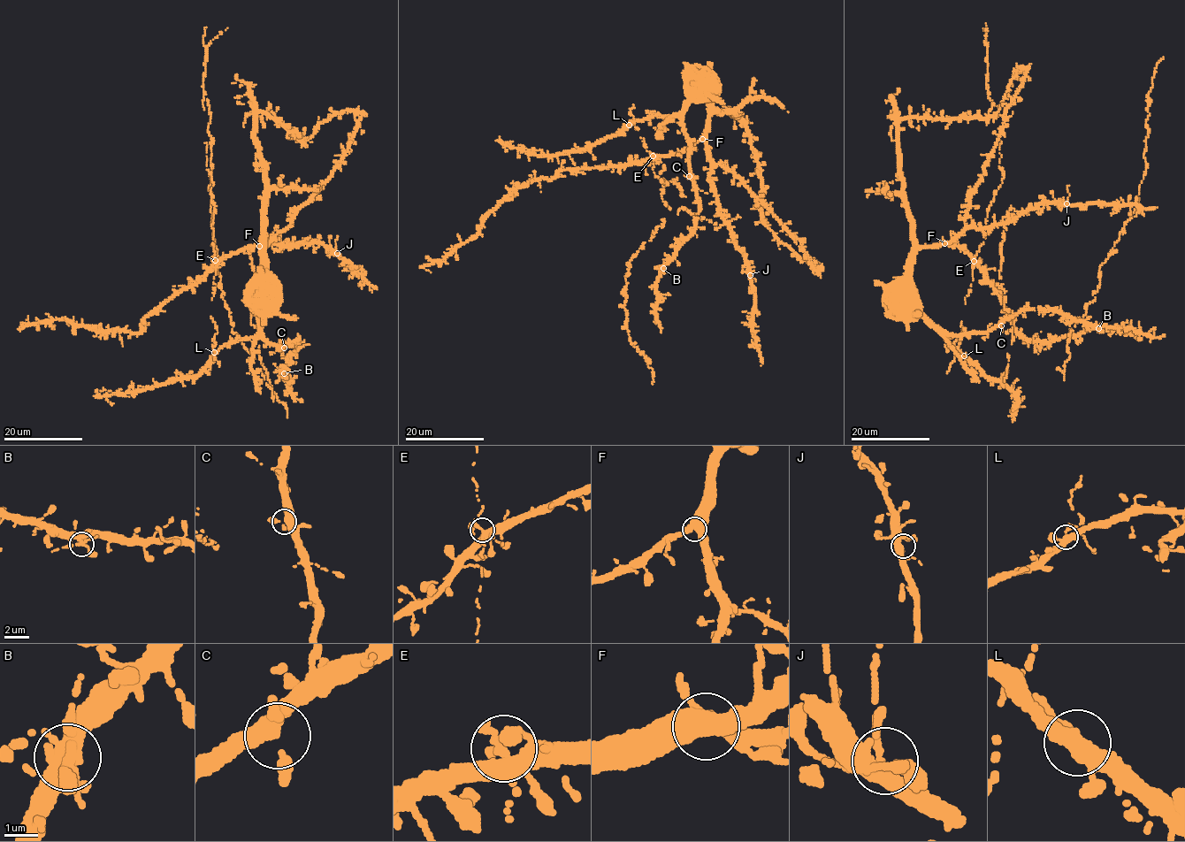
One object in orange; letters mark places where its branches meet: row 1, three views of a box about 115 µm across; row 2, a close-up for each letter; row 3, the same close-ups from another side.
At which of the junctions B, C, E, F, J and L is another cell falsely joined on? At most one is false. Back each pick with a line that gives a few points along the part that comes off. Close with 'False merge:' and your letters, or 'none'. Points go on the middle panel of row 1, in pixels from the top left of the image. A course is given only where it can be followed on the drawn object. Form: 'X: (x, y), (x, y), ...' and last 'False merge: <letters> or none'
False merge: none

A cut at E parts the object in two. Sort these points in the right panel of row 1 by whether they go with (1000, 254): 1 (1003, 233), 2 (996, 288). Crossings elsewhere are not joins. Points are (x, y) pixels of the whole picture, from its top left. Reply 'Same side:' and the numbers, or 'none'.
Same side: 1, 2

